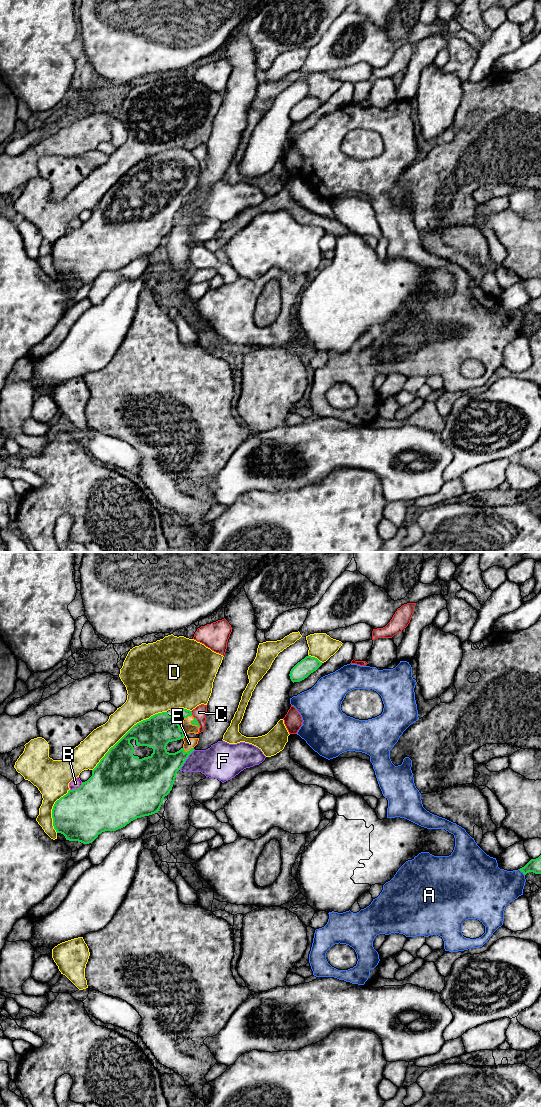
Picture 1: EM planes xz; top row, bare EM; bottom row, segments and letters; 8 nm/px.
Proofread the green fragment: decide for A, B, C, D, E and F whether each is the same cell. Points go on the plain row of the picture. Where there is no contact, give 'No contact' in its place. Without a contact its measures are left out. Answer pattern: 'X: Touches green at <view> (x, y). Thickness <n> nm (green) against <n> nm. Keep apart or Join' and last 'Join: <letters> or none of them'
A: Touches green at xz (521, 311). Thickness 110 nm (green) against 320 nm. Keep apart
B: Touches green at xz (76, 229). Thickness 460 nm (green) against 80 nm. Keep apart
C: Touches green at xz (191, 153). Thickness 70 nm (green) against 100 nm. Keep apart
D: Touches green at xz (127, 172). Thickness 260 nm (green) against 240 nm. Keep apart
E: Touches green at xz (183, 171). Thickness 260 nm (green) against 90 nm. Join
F: Touches green at xz (186, 198). Thickness 280 nm (green) against 260 nm. Keep apart
Join: E

